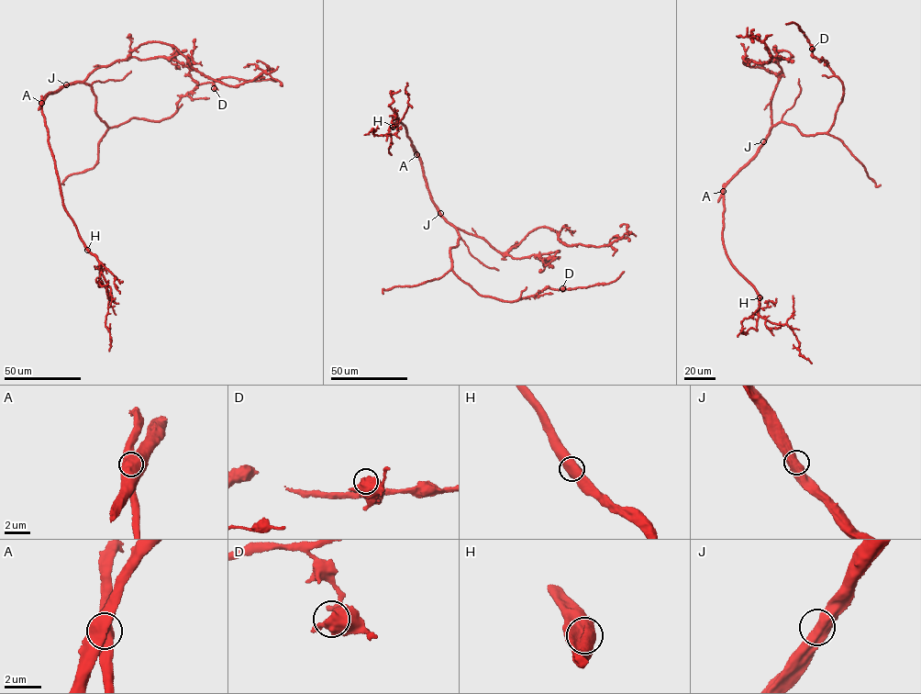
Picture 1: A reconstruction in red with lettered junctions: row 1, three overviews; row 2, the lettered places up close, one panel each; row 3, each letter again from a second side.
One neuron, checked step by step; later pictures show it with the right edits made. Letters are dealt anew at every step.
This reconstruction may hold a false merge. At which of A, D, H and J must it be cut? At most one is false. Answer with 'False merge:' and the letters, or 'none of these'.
False merge: A

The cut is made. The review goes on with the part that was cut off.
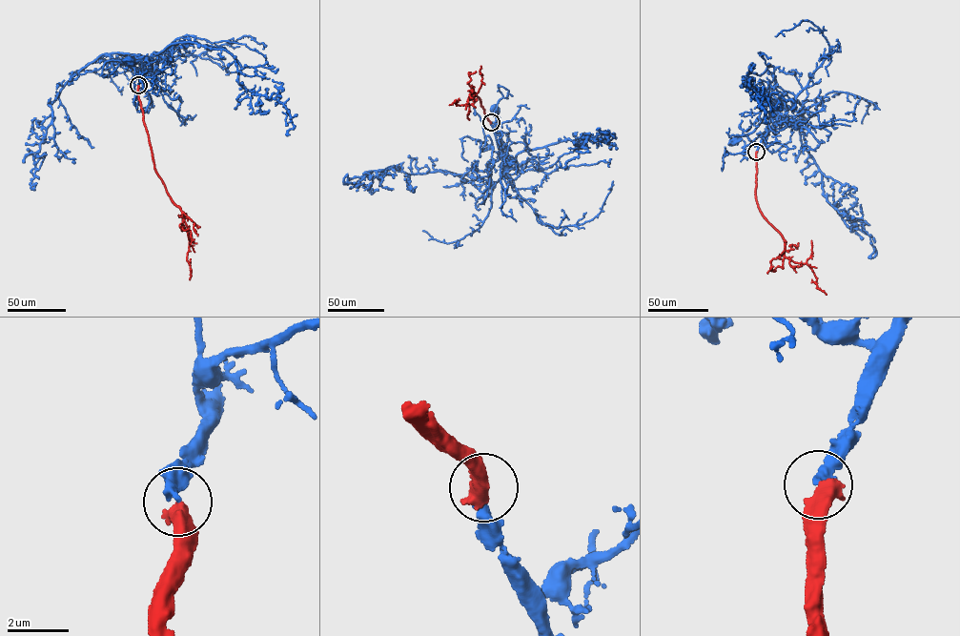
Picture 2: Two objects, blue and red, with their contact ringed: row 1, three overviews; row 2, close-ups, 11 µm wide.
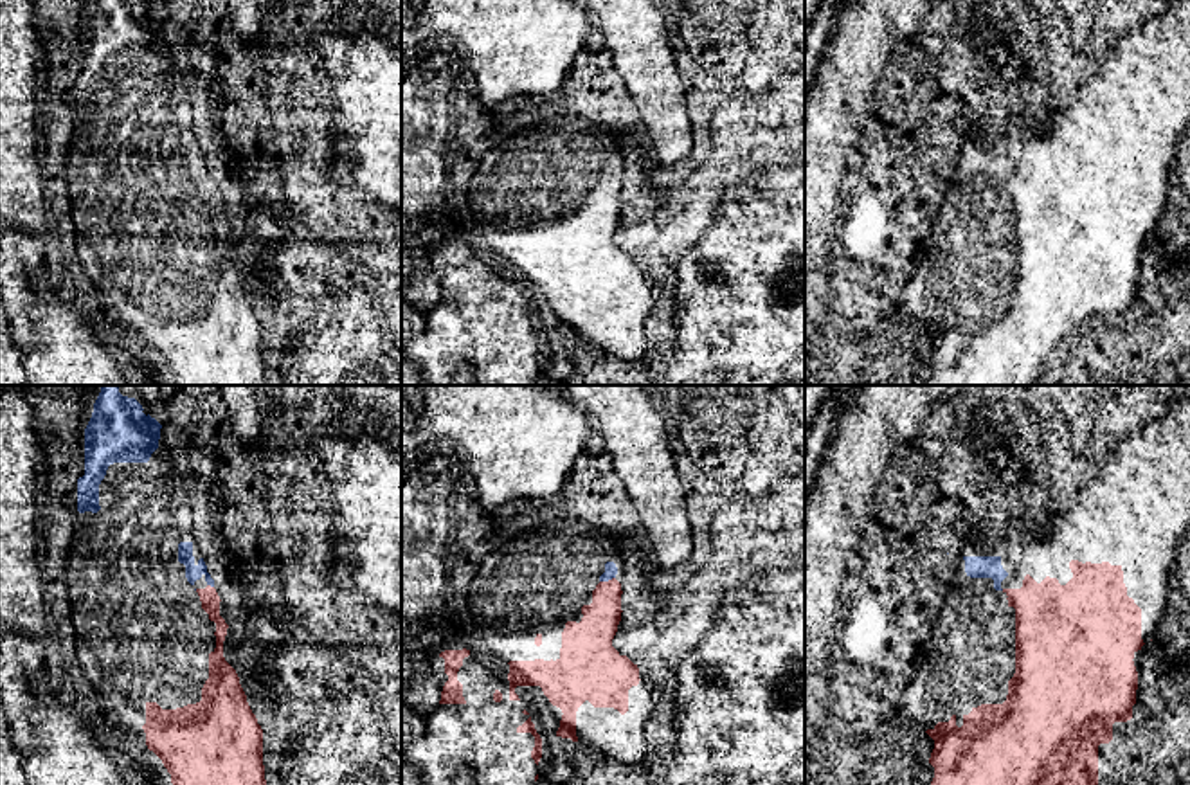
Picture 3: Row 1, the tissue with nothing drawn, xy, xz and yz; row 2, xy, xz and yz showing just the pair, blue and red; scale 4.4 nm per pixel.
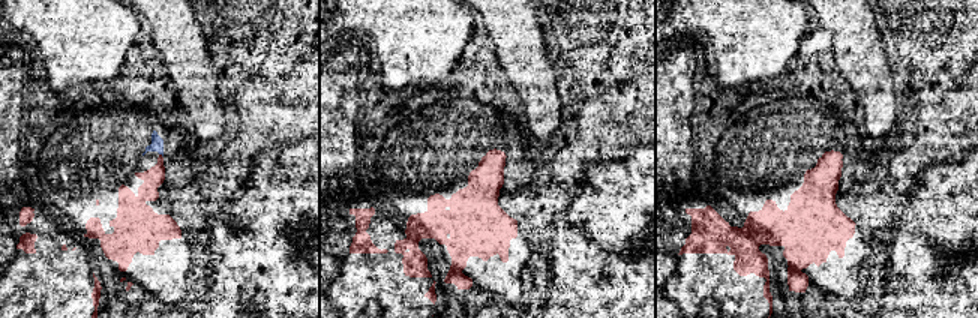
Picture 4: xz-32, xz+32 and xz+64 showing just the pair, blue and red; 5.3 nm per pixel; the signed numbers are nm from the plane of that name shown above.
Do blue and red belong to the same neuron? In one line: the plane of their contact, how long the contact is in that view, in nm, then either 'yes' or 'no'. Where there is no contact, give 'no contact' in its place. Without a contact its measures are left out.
contact in xz; length 80 nm; yes

